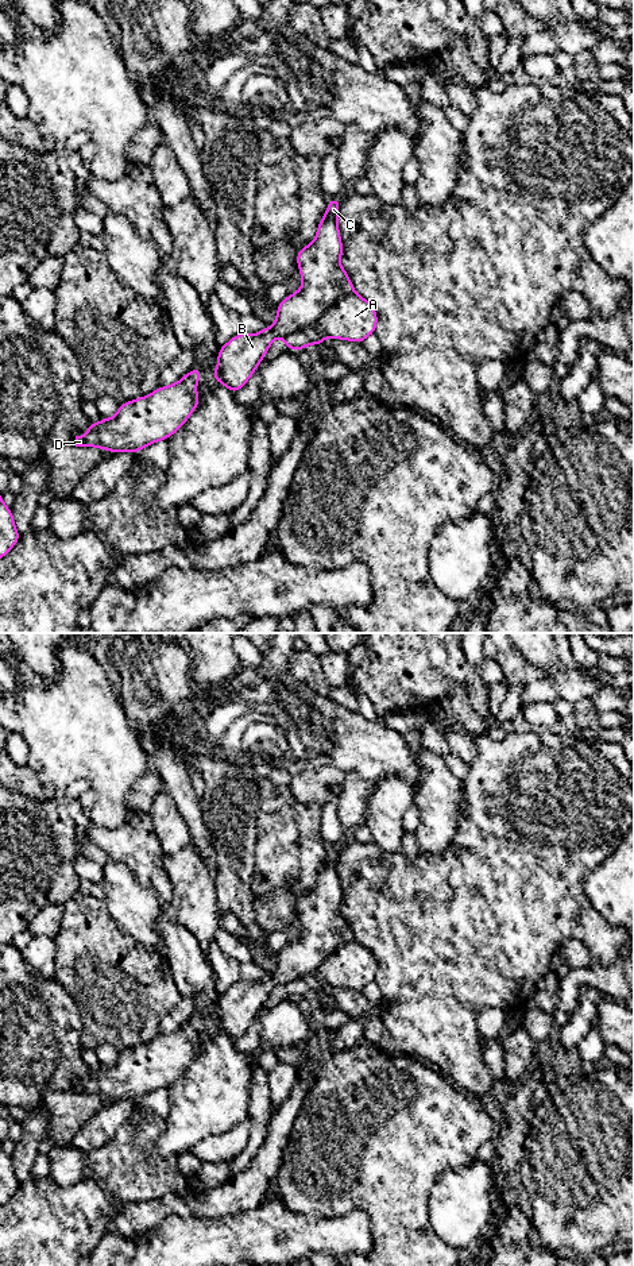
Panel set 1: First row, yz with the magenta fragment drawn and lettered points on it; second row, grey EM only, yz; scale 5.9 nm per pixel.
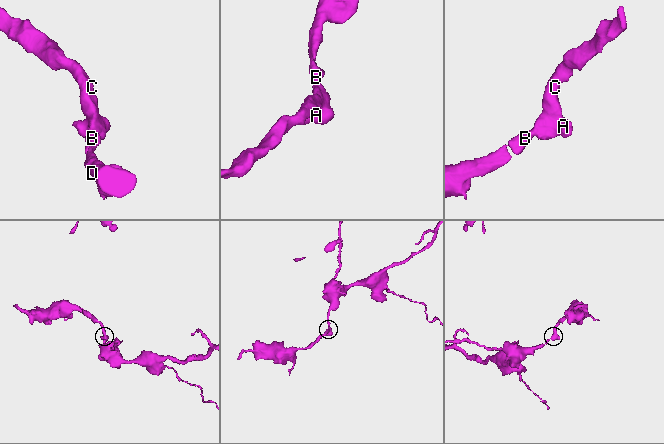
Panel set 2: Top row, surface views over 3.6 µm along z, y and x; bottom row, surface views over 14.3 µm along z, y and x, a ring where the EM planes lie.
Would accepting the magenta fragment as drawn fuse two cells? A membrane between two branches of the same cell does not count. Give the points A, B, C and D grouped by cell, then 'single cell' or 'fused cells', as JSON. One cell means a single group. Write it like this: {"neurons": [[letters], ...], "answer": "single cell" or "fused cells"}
{"neurons": [["A"], ["B", "C", "D"]], "answer": "fused cells"}

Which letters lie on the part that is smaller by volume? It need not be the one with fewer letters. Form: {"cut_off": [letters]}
{"cut_off": ["A"]}

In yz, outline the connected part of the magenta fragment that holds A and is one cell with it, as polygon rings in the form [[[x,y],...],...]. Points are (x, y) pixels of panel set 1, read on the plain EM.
[[[351,939],[335,949],[312,974],[285,985],[287,997],[301,997],[308,992],[321,993],[325,985],[363,991],[375,981],[378,964],[374,954]]]

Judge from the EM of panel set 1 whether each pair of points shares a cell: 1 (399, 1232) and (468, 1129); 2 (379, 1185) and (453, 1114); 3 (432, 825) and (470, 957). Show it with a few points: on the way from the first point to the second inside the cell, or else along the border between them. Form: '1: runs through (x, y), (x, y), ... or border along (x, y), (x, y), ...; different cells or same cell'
1: runs through (399, 1204), (399, 1189), (440, 1149); same cell
2: runs through (398, 1166), (435, 1130); same cell
3: border along (457, 825), (452, 841), (441, 852), (421, 850); different cells

